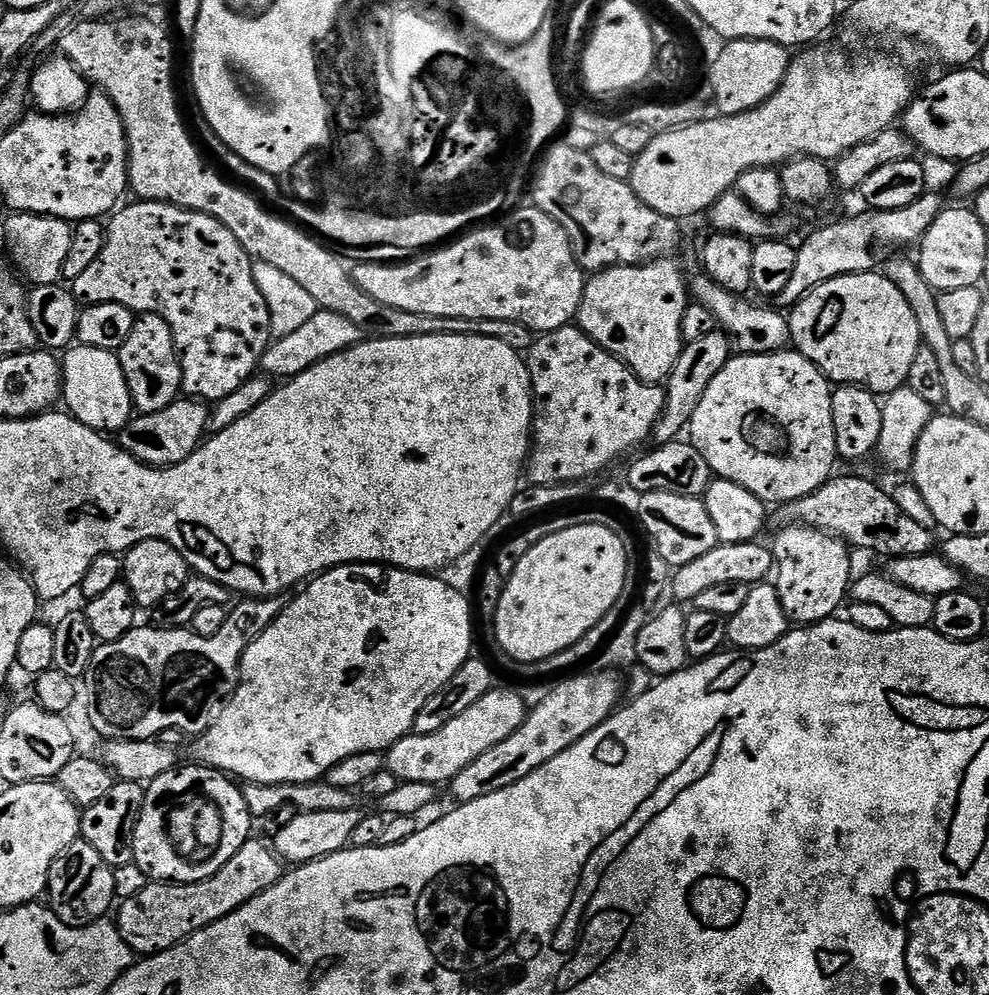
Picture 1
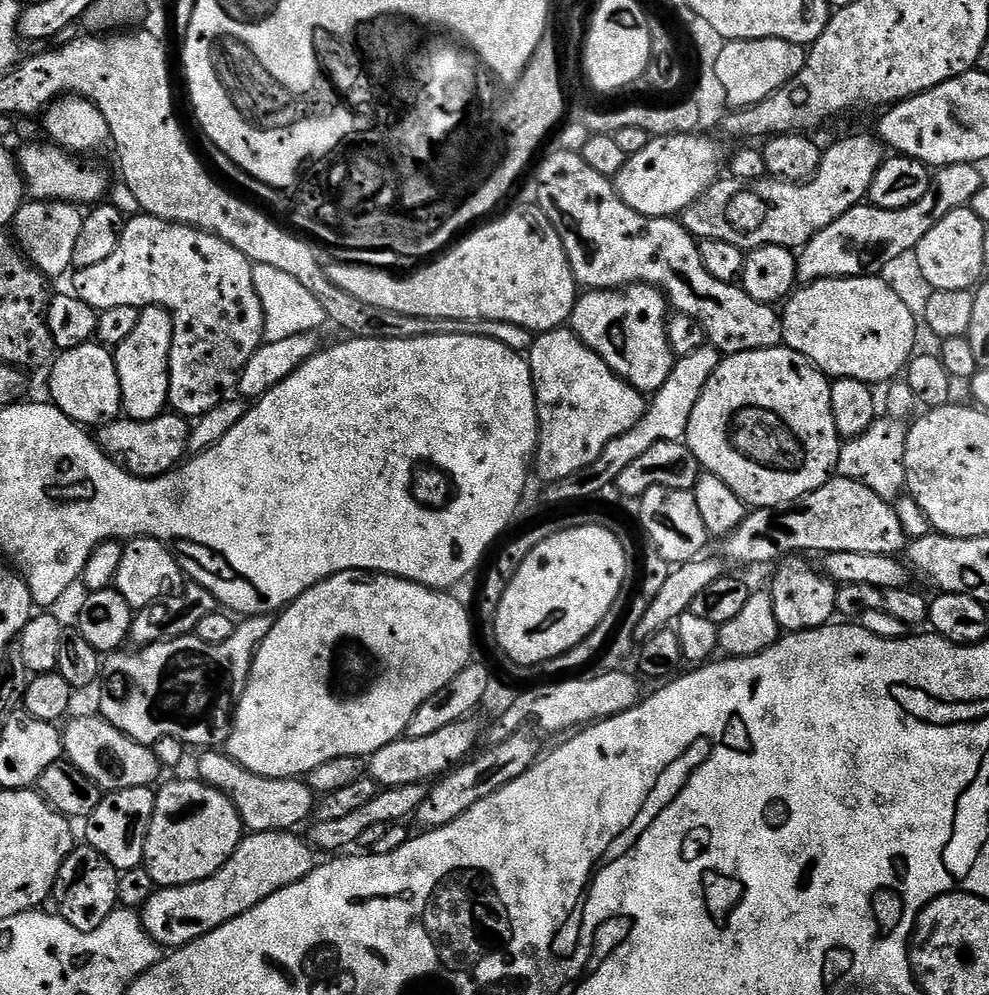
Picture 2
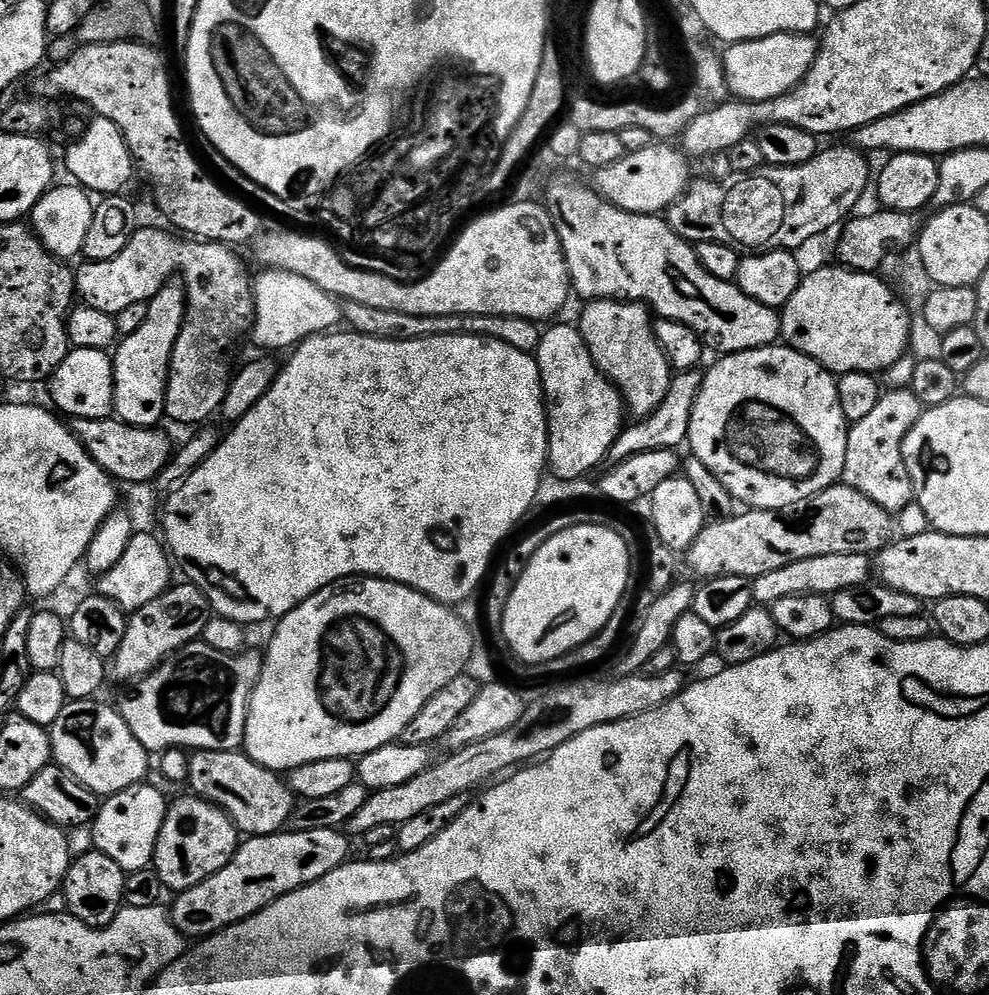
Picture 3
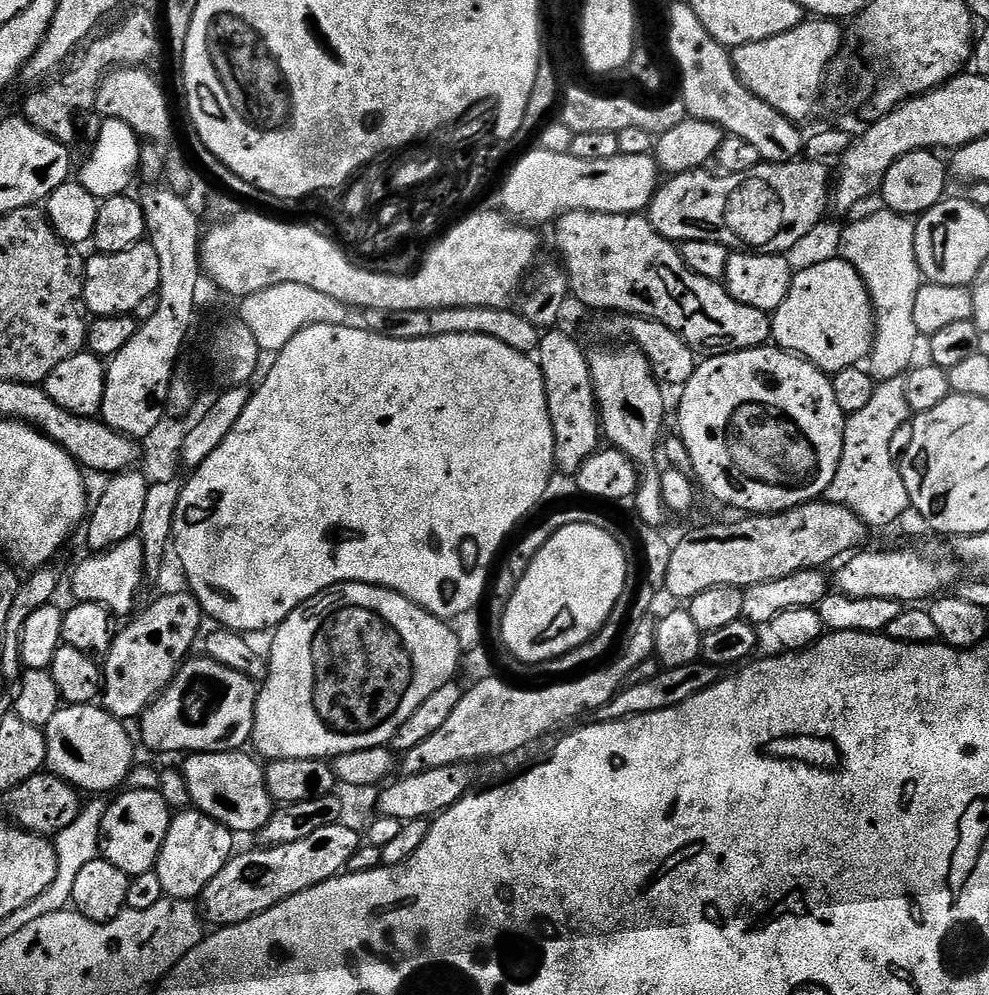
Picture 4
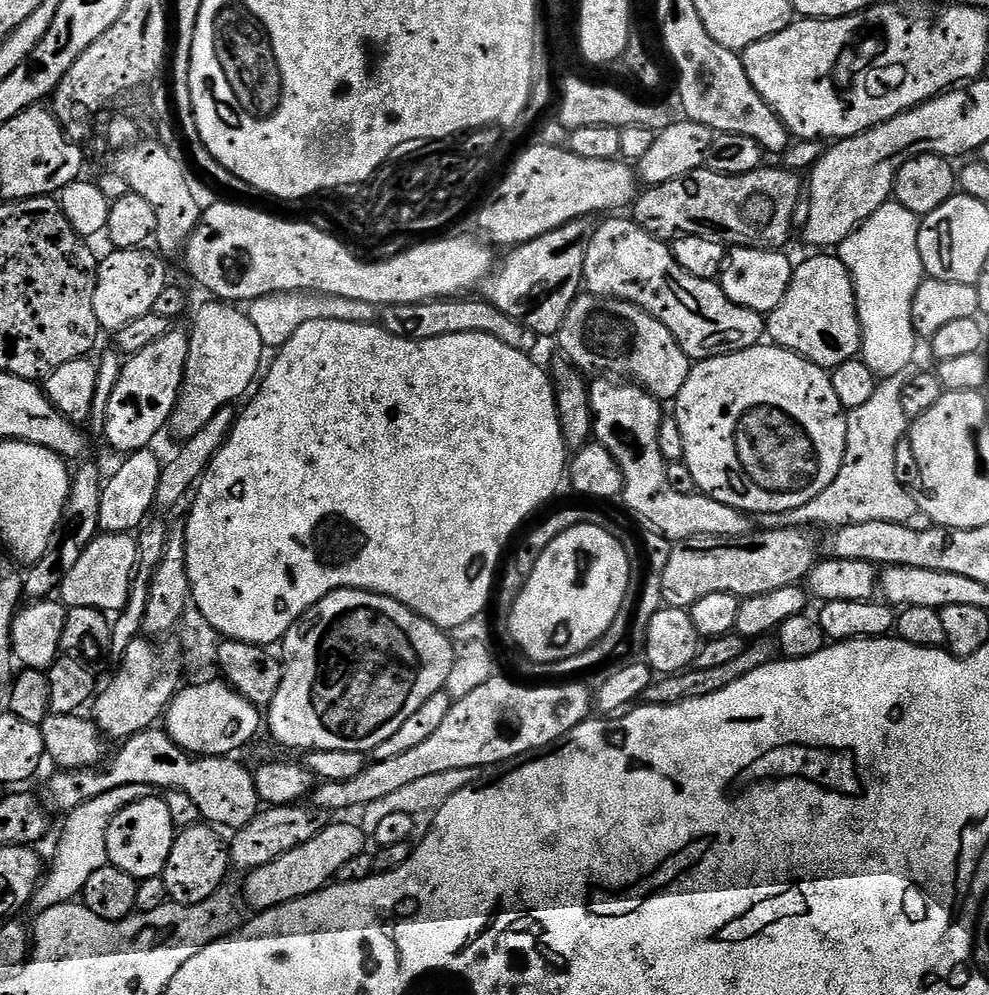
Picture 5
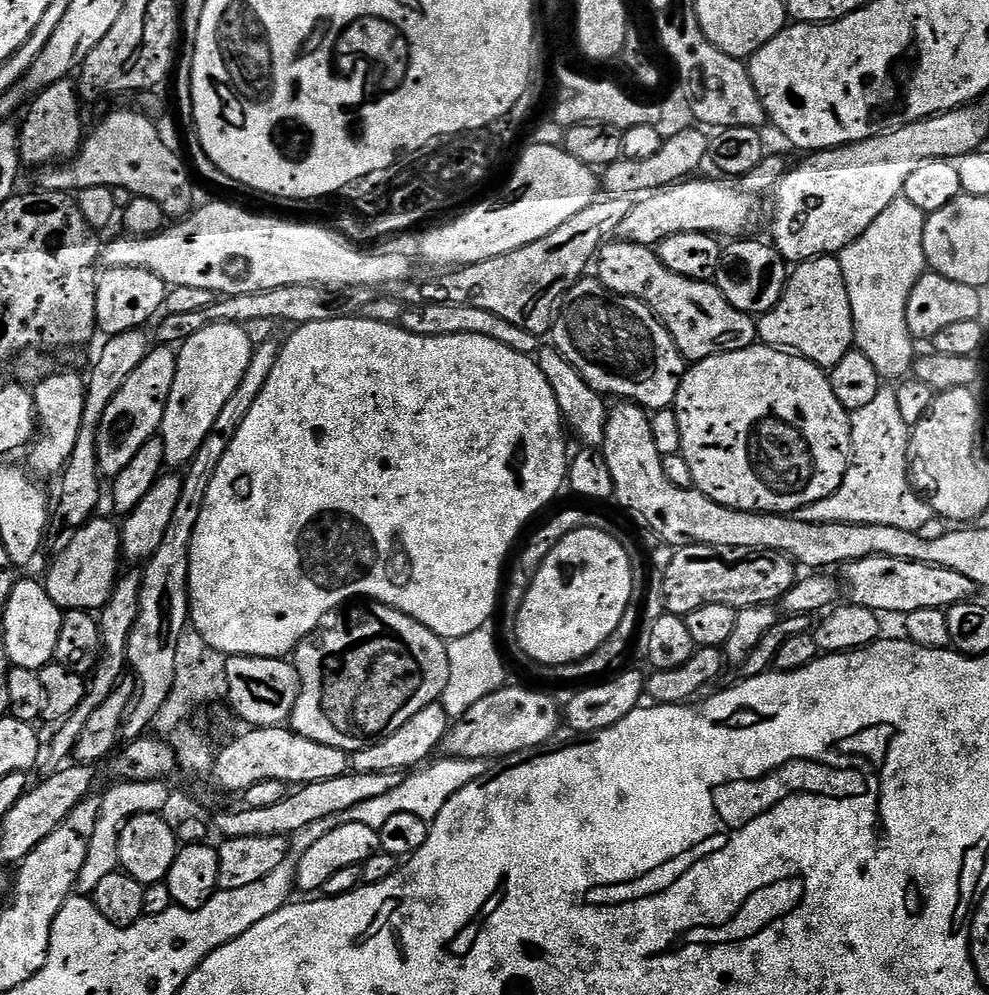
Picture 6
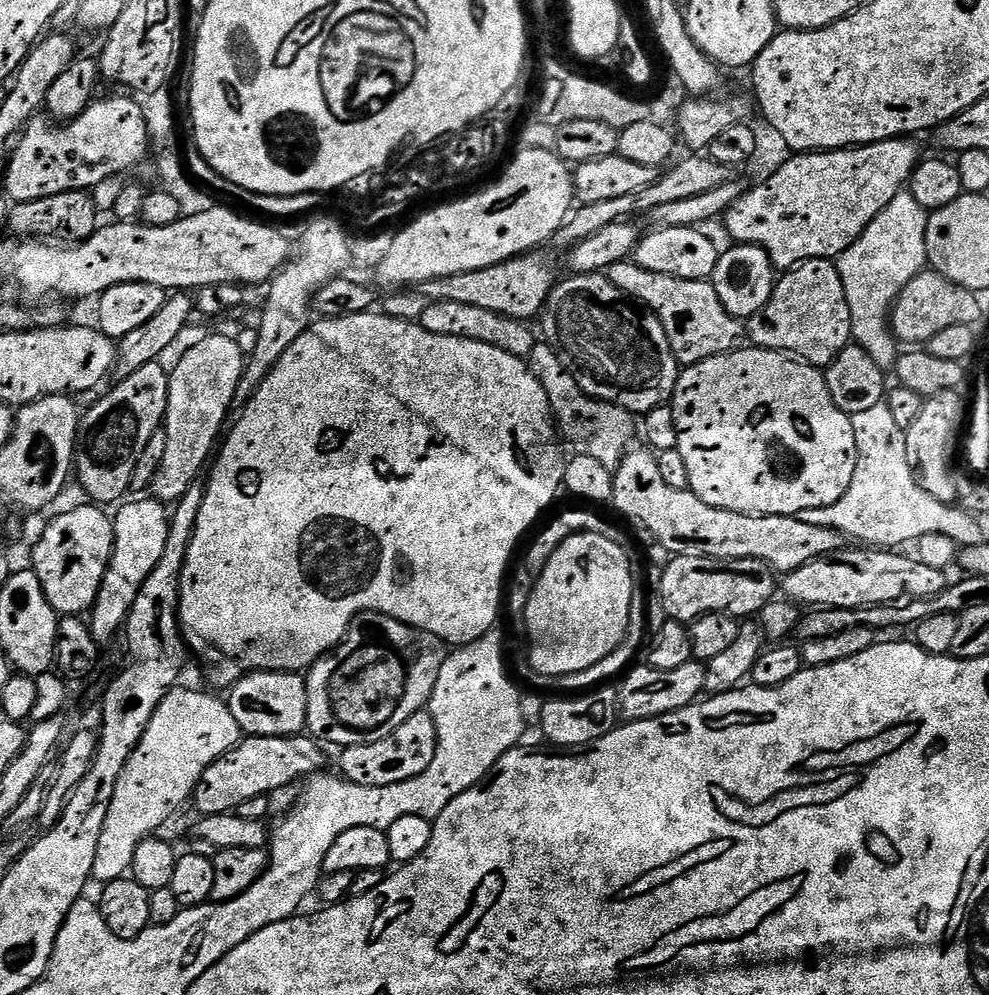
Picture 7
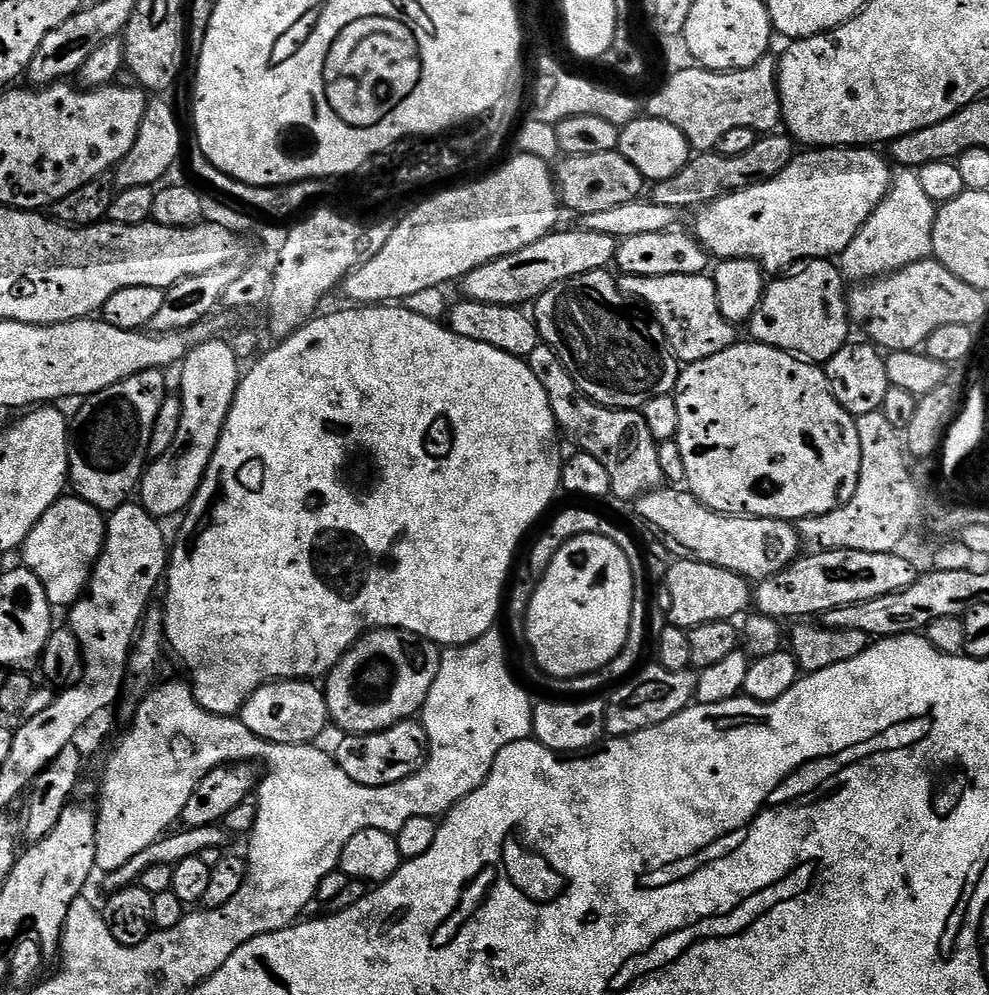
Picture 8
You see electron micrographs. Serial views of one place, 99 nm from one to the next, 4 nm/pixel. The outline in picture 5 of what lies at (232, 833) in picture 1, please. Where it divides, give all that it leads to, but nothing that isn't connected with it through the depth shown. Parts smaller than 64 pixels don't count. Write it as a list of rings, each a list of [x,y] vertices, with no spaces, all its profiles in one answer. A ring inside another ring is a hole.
[[[204,822],[177,831],[170,858],[166,858],[163,875],[171,903],[201,904],[206,902],[206,898],[221,891],[220,883],[223,882],[224,875],[230,872],[230,852],[225,841],[224,844],[220,841],[219,834],[221,835],[215,827]]]

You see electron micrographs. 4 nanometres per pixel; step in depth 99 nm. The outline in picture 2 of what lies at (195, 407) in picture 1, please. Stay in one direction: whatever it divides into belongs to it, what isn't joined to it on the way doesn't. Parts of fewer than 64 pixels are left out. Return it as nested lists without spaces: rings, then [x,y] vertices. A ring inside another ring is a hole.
[[[175,414],[155,416],[149,420],[117,418],[99,425],[97,432],[100,433],[95,433],[94,439],[111,460],[122,465],[133,476],[151,478],[172,471],[185,459],[189,431],[189,421]]]

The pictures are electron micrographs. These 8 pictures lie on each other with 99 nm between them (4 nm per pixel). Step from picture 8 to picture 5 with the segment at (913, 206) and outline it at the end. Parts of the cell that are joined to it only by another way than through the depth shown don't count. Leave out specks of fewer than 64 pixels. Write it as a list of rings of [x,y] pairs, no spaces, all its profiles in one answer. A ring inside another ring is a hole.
[[[889,202],[878,206],[838,246],[840,261],[852,275],[856,291],[862,359],[878,378],[904,376],[913,367],[918,343],[912,317],[914,294],[918,294],[918,286],[926,279],[922,254],[918,254],[919,233],[917,216],[906,210],[906,206]]]

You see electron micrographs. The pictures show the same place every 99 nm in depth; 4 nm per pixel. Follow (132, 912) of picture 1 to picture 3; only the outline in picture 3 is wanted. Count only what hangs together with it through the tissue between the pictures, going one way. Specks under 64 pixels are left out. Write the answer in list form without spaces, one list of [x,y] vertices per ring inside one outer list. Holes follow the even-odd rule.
[[[335,828],[305,832],[281,830],[272,836],[249,836],[237,848],[230,863],[218,870],[218,874],[198,882],[198,886],[187,888],[175,897],[176,901],[173,902],[172,908],[170,907],[172,924],[186,938],[207,938],[224,928],[229,928],[231,924],[242,922],[258,914],[278,898],[304,888],[307,884],[318,882],[318,878],[330,874],[330,870],[341,868],[349,859],[347,839],[349,840],[349,837],[343,831]]]

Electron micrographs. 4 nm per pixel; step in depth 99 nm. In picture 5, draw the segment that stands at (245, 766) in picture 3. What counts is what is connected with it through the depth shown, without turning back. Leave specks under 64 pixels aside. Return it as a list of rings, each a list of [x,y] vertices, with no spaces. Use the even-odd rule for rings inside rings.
[[[156,726],[134,734],[117,748],[120,749],[113,754],[112,761],[110,756],[103,766],[57,771],[57,776],[50,777],[44,789],[39,789],[41,804],[49,813],[67,814],[107,792],[136,790],[139,784],[145,784],[148,790],[164,788],[190,794],[201,817],[209,825],[221,829],[235,830],[246,826],[261,811],[254,775],[247,772],[236,758],[190,758],[189,753],[168,737],[167,731]]]

